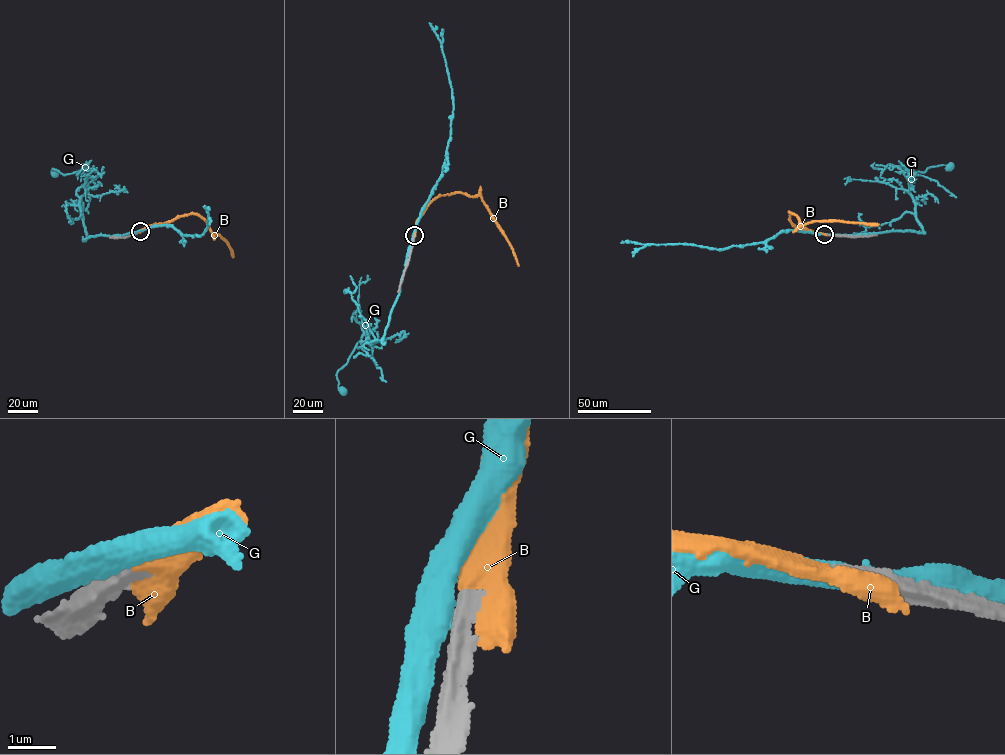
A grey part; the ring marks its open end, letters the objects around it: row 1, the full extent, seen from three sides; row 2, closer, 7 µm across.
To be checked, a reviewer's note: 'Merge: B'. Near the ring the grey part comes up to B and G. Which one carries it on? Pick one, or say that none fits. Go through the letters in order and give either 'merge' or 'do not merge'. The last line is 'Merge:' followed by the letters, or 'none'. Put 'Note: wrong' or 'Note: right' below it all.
B: merge
G: do not merge
Merge: B
Note: right

